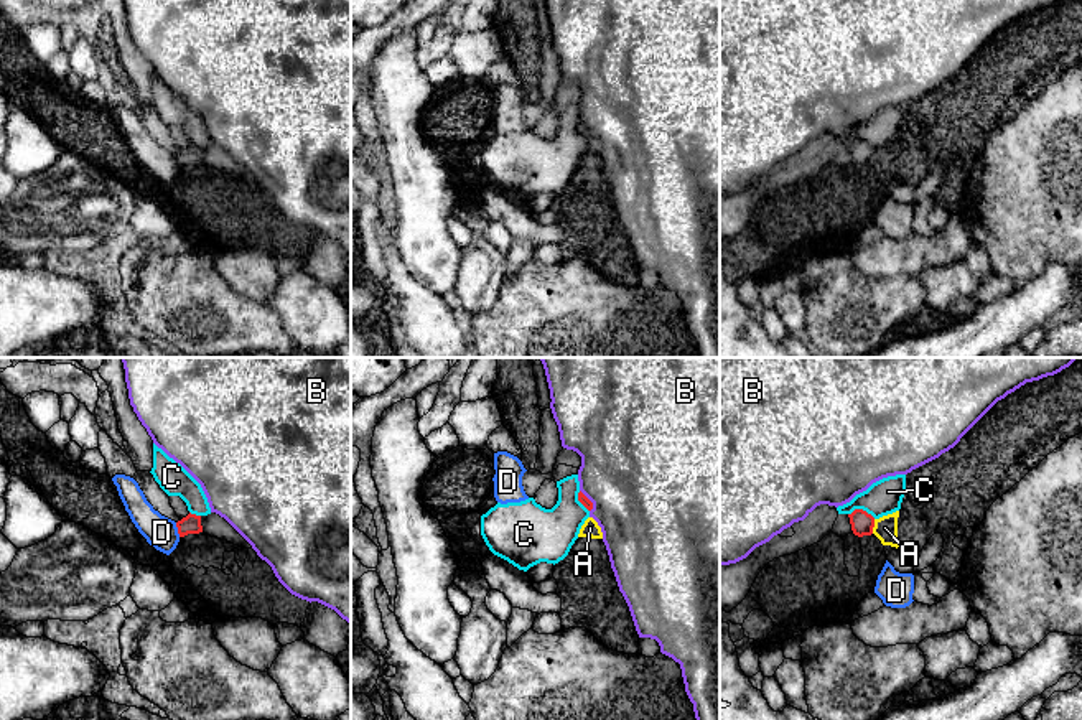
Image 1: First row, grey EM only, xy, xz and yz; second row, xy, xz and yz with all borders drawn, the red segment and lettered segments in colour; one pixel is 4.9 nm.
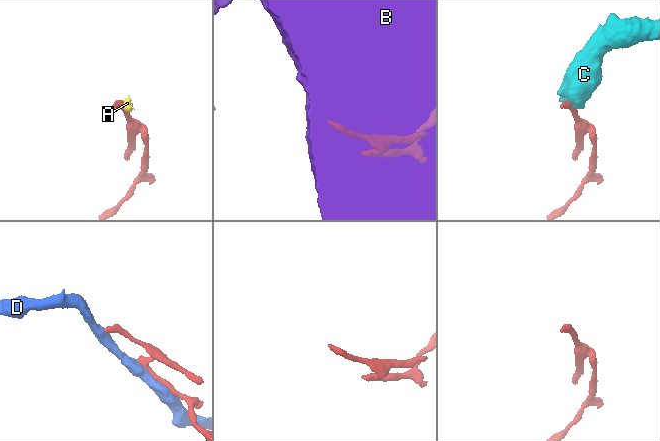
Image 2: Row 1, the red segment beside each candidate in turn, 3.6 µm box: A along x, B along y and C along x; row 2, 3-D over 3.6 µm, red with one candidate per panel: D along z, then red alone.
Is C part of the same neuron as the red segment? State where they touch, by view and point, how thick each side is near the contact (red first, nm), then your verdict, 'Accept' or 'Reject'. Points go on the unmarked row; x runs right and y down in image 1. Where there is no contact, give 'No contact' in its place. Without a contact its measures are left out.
Touches red at yz (862, 140). Thickness 110 nm (red) against 170 nm. Reject

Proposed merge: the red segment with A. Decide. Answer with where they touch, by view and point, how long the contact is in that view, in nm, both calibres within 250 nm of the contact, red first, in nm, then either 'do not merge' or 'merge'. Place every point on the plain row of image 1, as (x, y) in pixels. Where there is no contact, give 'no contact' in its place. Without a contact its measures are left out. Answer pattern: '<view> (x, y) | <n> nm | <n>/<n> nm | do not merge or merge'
yz (873, 157) | 70 nm | 110/110 nm | do not merge

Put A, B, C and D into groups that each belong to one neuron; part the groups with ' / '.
A / B / C / D

